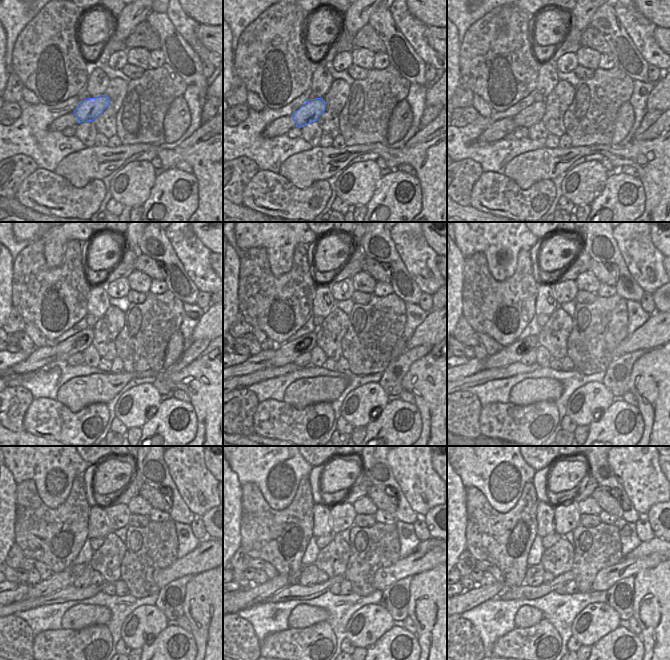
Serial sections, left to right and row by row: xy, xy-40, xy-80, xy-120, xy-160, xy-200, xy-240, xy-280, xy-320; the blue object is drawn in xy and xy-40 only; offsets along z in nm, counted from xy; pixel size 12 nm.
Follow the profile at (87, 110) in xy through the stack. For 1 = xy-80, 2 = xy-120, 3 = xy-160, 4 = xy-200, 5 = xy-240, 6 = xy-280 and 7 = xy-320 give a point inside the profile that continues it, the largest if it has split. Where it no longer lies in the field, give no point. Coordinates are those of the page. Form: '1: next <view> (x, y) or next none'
1: next xy-80 (532, 114)
2: next xy-120 (77, 343)
3: next xy-160 (286, 353)
4: next xy-200 (507, 355)
5: next xy-240 (58, 581)
6: next xy-280 (243, 599)
7: next xy-320 (468, 599)

